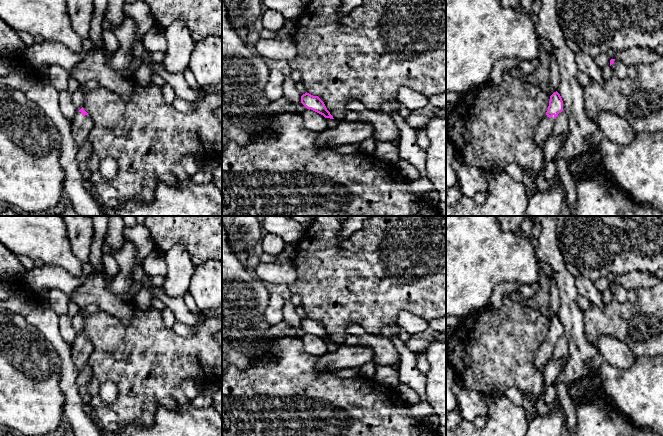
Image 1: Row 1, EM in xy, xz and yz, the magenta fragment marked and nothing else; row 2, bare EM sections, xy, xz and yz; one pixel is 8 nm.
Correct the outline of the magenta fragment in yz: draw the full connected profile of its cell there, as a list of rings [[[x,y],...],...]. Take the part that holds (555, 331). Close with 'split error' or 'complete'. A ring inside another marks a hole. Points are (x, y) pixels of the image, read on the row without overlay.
[[[556,315],[550,320],[546,339],[540,344],[534,354],[534,366],[538,371],[544,372],[547,363],[552,360],[555,343],[563,335],[563,325]]]; split error

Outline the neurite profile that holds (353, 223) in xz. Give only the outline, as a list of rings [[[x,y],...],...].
[[[348,216],[343,222],[342,228],[339,232],[339,239],[343,240],[349,238],[355,231],[362,228],[366,220],[373,216]]]

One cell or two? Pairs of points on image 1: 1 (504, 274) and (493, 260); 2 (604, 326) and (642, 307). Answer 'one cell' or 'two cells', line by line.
1: one cell
2: one cell

